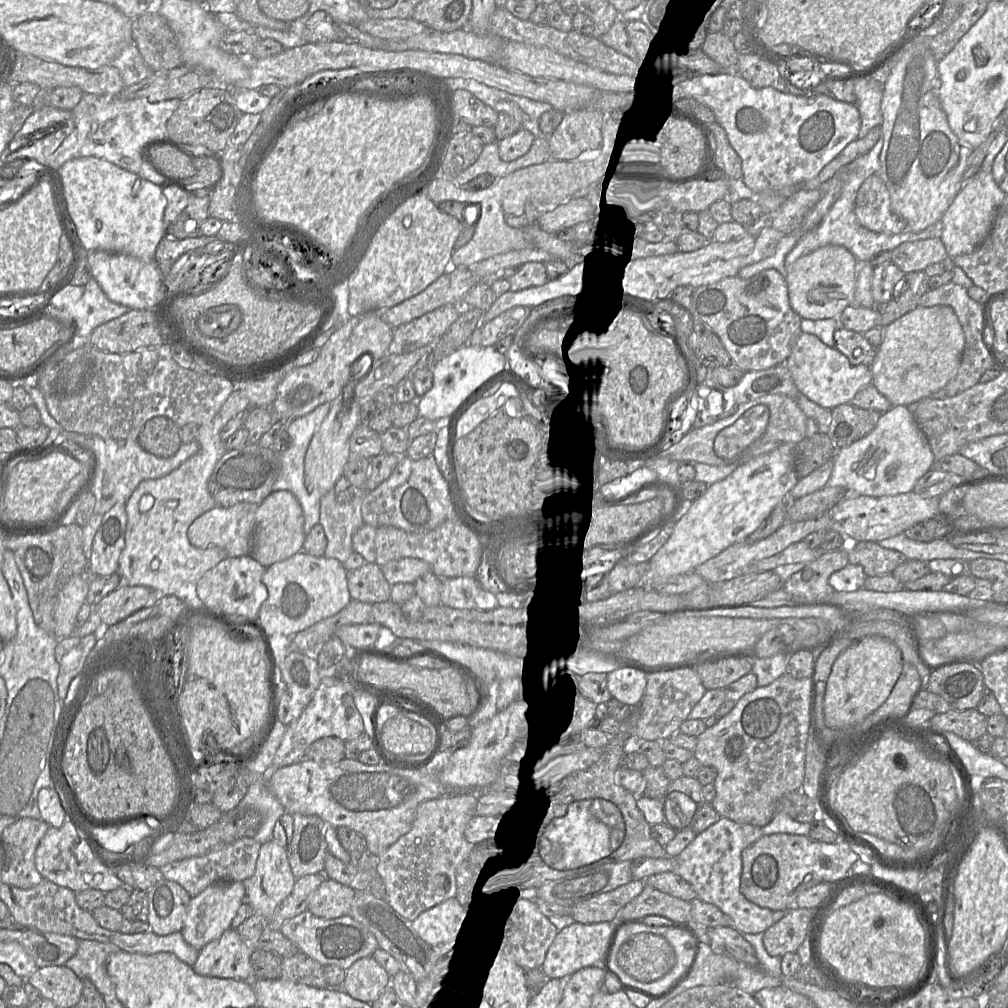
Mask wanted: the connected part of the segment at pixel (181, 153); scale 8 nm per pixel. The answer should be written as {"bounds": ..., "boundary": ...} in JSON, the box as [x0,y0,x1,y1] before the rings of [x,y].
{"bounds":[149,143,196,178],"boundary":[[[158,143],[149,149],[150,157],[166,172],[181,178],[196,174],[191,154],[169,143]]]}

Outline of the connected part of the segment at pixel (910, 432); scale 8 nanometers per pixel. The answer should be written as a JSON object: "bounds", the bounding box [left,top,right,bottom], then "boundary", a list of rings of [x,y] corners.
{"bounds":[829,406,935,496],"boundary":[[[893,406],[881,413],[875,428],[860,440],[838,449],[829,487],[841,486],[860,496],[895,496],[912,492],[919,478],[935,461],[930,445],[907,406]]]}

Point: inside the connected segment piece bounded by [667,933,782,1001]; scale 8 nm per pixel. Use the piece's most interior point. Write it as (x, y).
(709, 968)

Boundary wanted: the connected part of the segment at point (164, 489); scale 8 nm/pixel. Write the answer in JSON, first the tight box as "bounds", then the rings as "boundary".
{"bounds":[119,390,250,606],"boundary":[[[234,390],[213,420],[199,425],[196,438],[199,443],[199,451],[168,475],[158,479],[143,480],[127,500],[126,546],[119,559],[120,587],[130,585],[150,588],[152,591],[147,606],[152,605],[165,595],[175,595],[176,591],[185,583],[197,583],[208,570],[228,557],[226,551],[220,547],[196,548],[188,538],[188,528],[196,518],[217,506],[208,489],[208,481],[215,465],[227,451],[220,432],[231,418],[240,411],[246,411],[250,406],[250,400],[245,393]]]}

